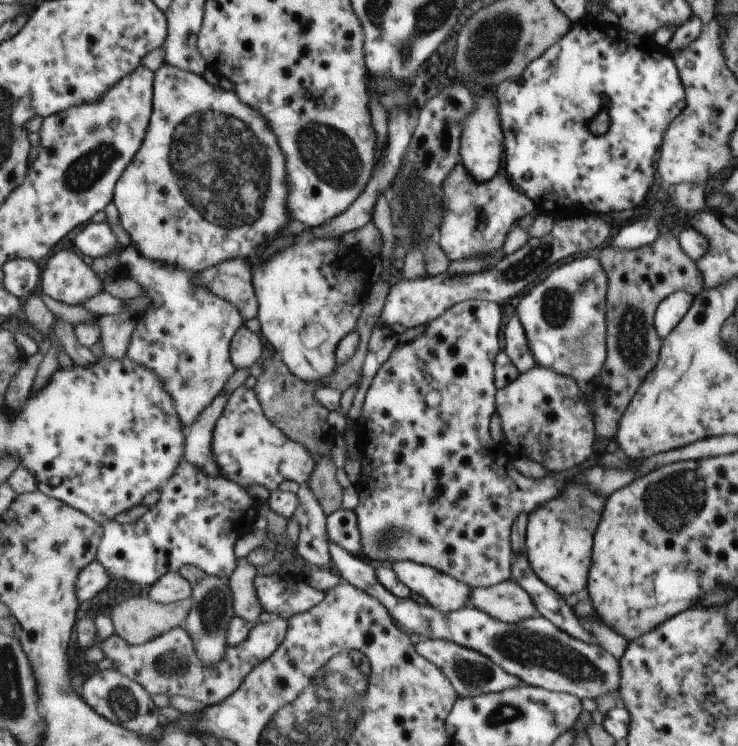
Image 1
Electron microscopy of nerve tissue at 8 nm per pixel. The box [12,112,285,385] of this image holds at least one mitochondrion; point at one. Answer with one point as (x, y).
(85, 173)

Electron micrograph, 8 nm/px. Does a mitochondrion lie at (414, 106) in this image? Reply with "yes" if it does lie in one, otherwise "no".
no

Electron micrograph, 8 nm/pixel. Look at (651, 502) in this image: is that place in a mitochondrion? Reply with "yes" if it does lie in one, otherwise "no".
yes

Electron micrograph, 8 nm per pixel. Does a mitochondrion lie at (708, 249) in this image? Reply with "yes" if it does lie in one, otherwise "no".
no

